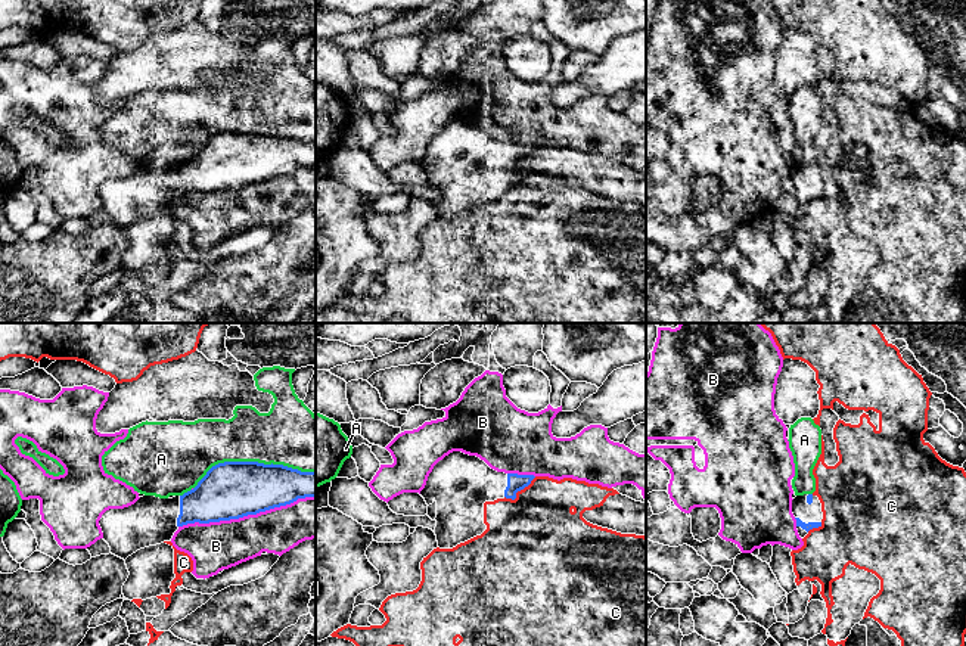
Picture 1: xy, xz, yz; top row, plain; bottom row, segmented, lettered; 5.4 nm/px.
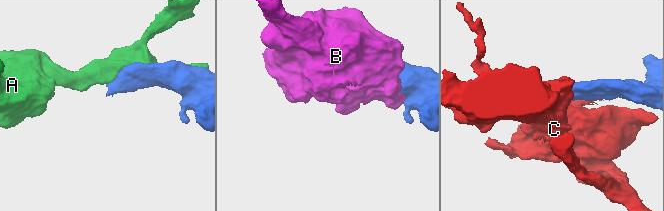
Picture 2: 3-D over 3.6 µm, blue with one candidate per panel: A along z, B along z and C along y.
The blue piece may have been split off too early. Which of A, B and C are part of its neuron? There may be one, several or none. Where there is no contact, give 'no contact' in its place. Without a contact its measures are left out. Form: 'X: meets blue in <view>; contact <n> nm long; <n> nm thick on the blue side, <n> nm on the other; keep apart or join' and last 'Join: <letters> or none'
A: meets blue in xy; contact 650 nm long; 320 nm thick on the blue side, 320 nm on the other; keep apart
B: meets blue in xy; contact 750 nm long; 320 nm thick on the blue side, 260 nm on the other; keep apart
C: meets blue in xz; contact 200 nm long; 100 nm thick on the blue side, 440 nm on the other; keep apart
Join: none

